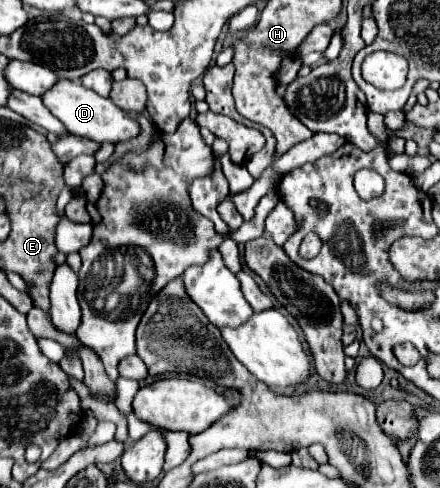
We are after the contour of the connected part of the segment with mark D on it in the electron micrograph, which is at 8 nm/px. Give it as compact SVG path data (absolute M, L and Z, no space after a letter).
M57 80L55 88L47 90L41 96L41 100L43 100L45 108L57 120L61 120L61 124L67 128L69 134L85 136L95 142L113 142L113 144L139 134L139 124L129 114L125 114L121 108L117 108L109 98L103 98L97 92L91 92L89 88L83 88L81 82Z

